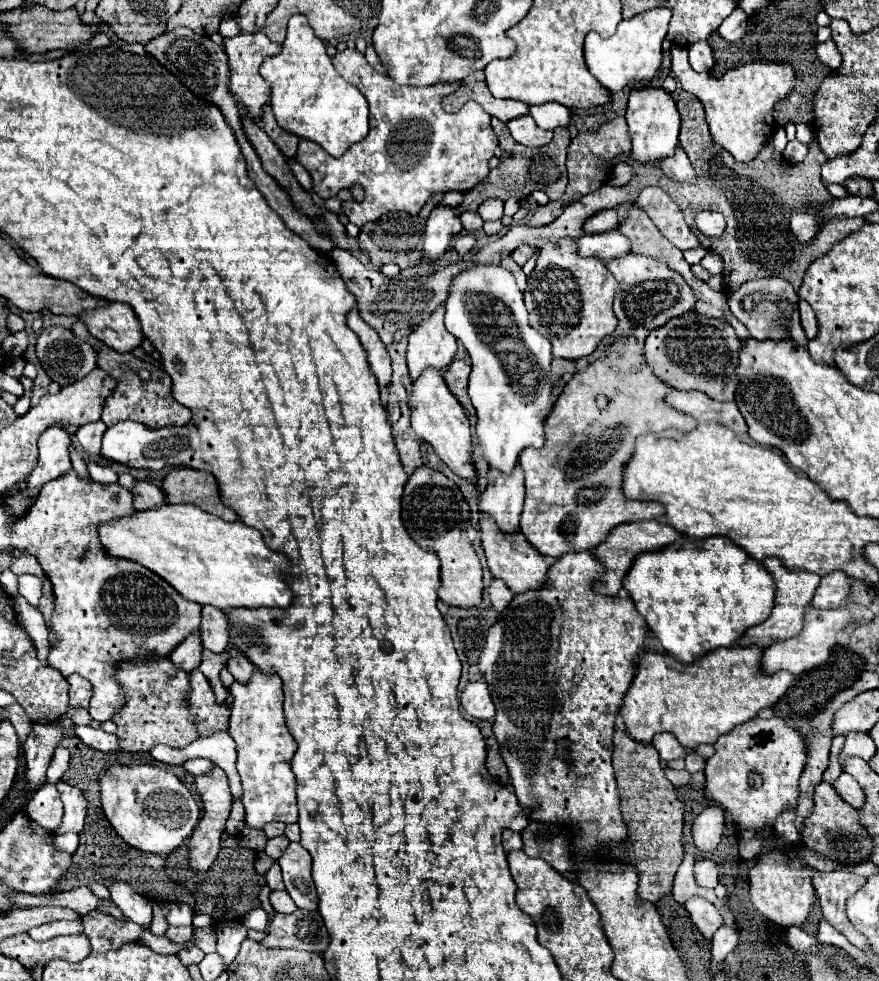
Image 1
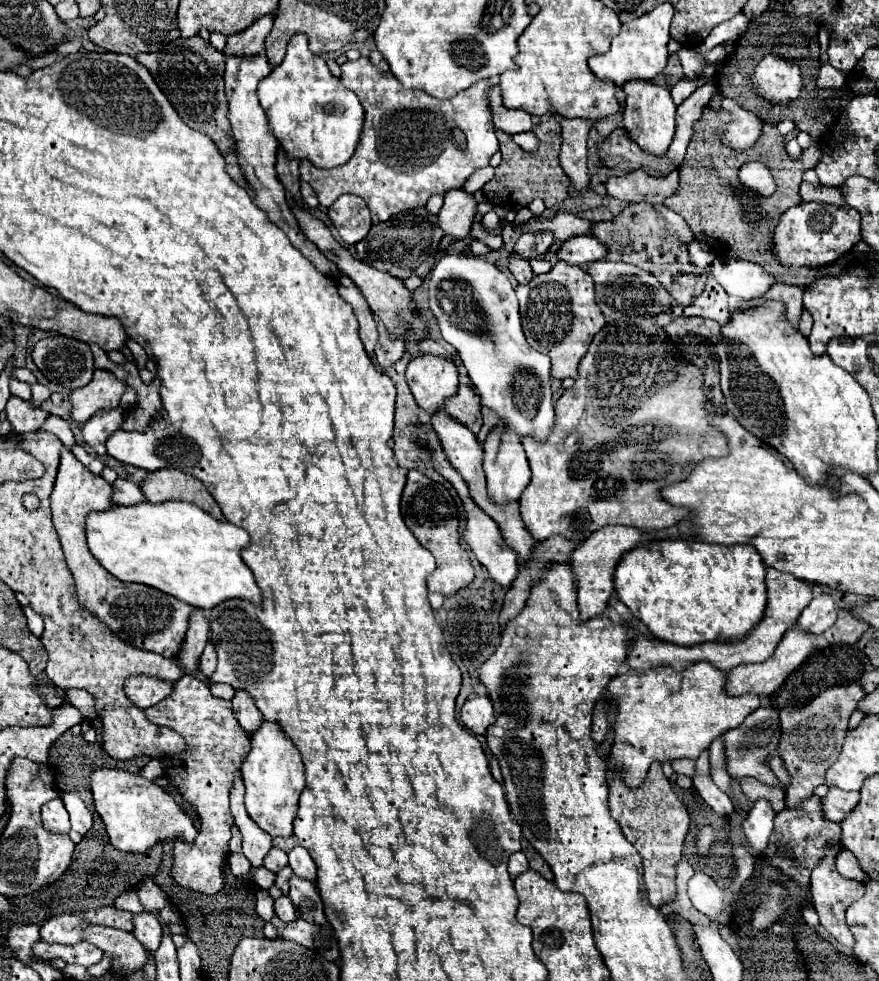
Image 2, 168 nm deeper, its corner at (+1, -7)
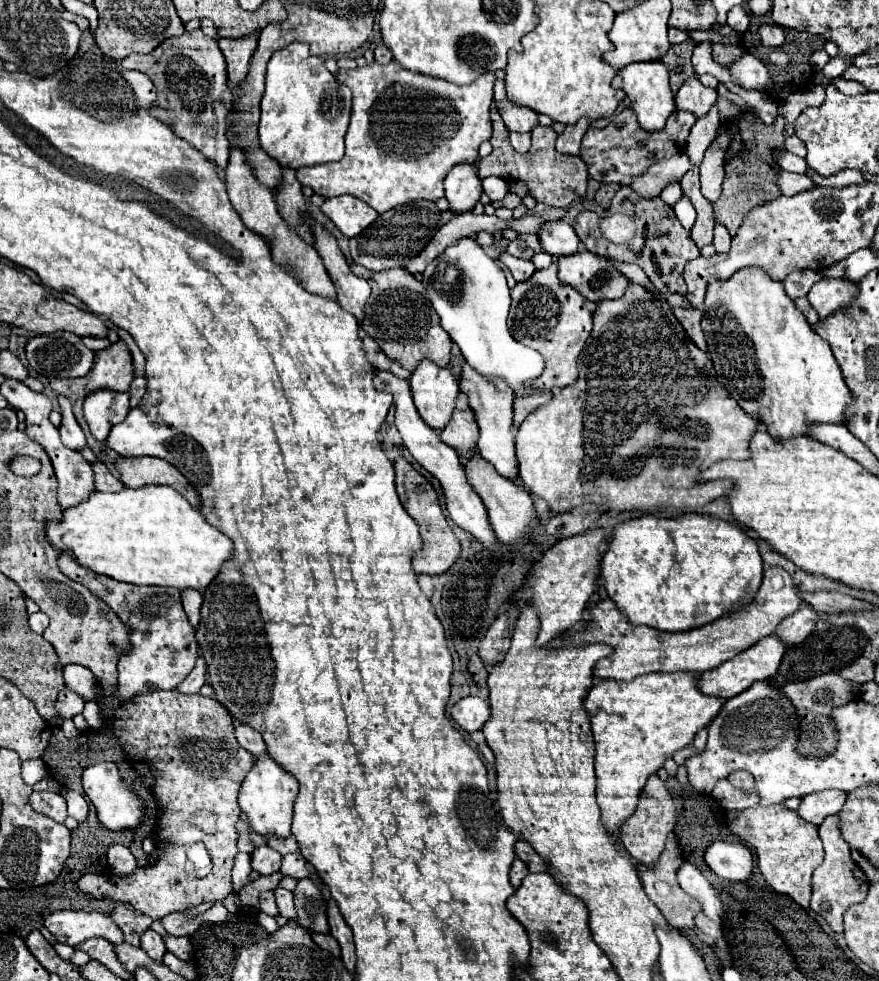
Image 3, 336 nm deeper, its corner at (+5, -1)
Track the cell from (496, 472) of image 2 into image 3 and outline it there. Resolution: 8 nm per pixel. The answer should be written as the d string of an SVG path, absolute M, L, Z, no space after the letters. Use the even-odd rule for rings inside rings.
M462 365L462 379L460 379L460 391L468 395L468 401L472 405L472 411L476 413L476 421L480 427L480 439L476 443L476 449L482 459L494 465L494 469L510 479L518 479L518 459L514 449L514 435L512 435L512 401L514 393L504 385L504 381L484 381L478 377L474 369L468 369L468 365Z

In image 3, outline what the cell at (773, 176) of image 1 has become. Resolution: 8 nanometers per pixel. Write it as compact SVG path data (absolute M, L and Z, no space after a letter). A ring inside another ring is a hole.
M742 113L736 117L736 121L728 121L726 129L732 137L730 147L724 155L724 167L726 167L726 179L722 183L722 195L714 203L714 217L716 223L724 225L728 233L734 237L738 227L742 225L744 217L758 205L770 203L778 199L780 187L778 187L778 175L780 175L780 165L774 159L776 151L784 151L784 135L780 129L774 125L762 123L756 115L752 113Z

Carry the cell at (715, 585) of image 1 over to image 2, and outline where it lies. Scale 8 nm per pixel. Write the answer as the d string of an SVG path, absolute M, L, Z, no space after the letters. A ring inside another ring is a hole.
M660 539L640 545L624 559L620 559L614 571L614 589L618 599L640 619L648 631L662 641L676 645L696 645L706 641L730 641L742 639L752 627L756 627L766 607L766 567L760 553L752 545L716 545L702 539Z

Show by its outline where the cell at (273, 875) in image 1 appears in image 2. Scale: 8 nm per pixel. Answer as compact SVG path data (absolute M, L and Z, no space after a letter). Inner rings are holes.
M284 867L282 871L276 873L276 887L280 887L284 895L288 895L288 889L290 889L288 881L290 881L290 877L292 877L292 869L290 867Z

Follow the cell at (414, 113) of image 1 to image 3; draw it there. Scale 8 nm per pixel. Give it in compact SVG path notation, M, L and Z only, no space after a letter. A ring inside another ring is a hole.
M390 61L388 65L368 63L364 67L340 69L338 81L350 87L352 91L352 117L348 127L348 145L342 161L324 163L314 167L300 167L296 177L302 185L308 185L320 197L336 197L336 195L356 195L364 203L368 203L378 213L384 213L392 207L404 205L408 201L428 199L436 201L444 197L442 181L448 171L462 163L478 161L478 147L492 137L490 123L490 103L492 103L492 85L496 81L494 73L480 75L474 83L458 87L442 79L434 79L428 75L412 73L398 63Z

